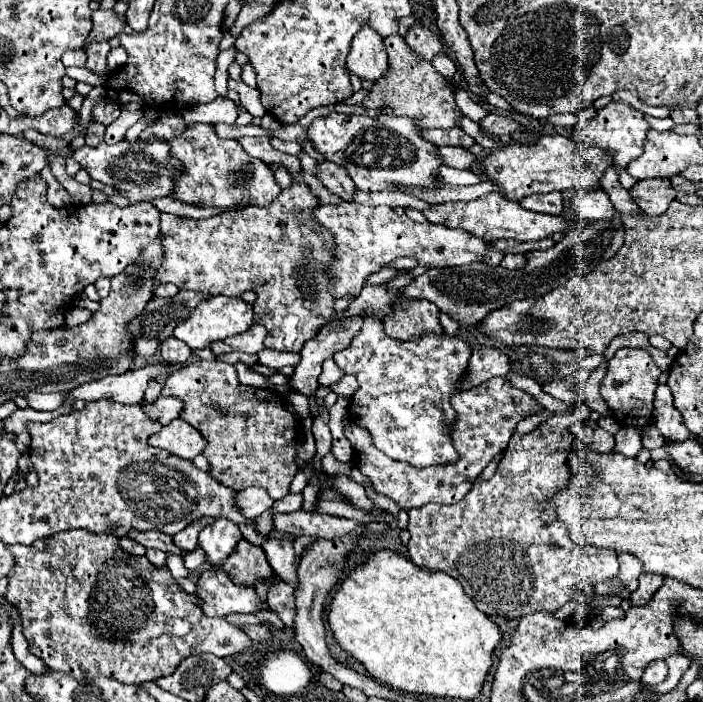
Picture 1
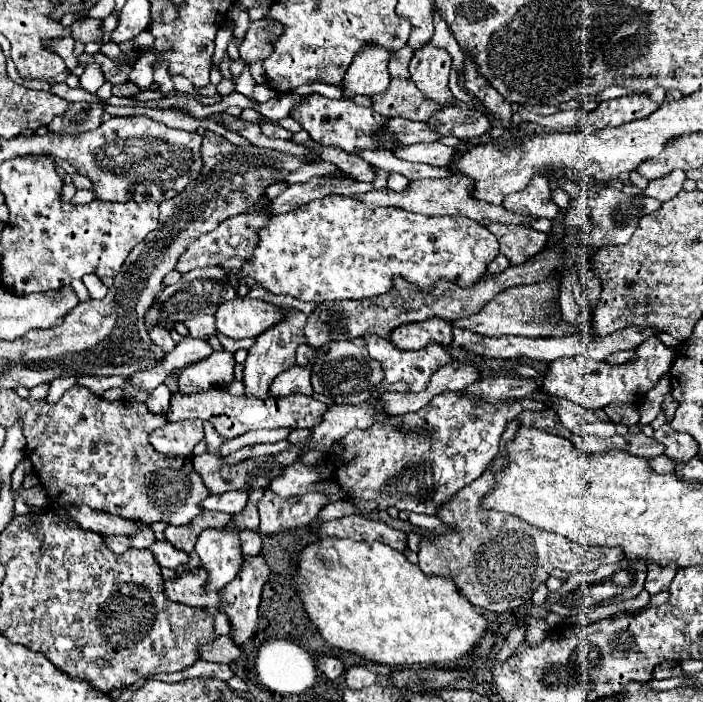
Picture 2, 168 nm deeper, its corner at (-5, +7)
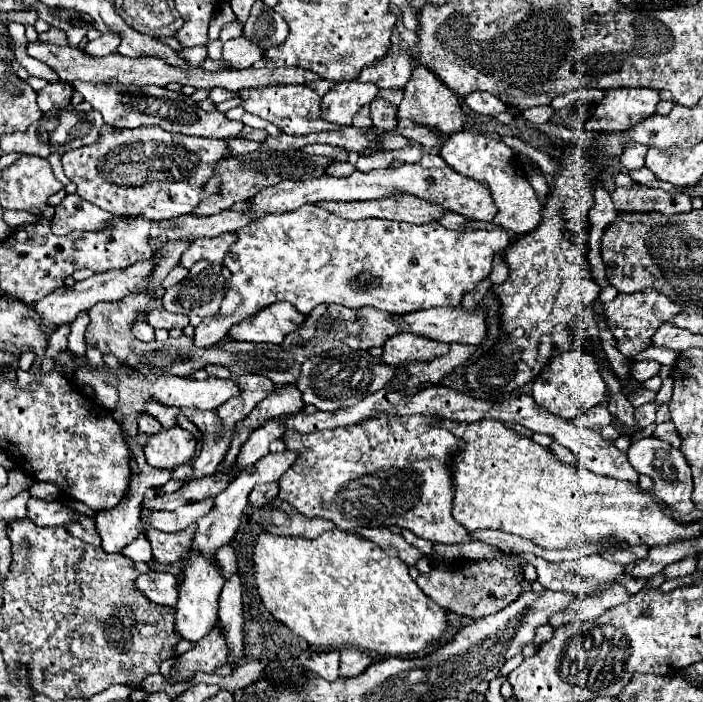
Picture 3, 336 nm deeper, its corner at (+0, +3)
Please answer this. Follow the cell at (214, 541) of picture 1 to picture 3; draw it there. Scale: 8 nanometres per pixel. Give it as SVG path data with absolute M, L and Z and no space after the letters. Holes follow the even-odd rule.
M197 552L191 556L191 562L187 564L187 574L179 588L179 602L175 606L175 634L179 634L183 640L189 640L197 644L203 636L211 632L211 628L217 622L217 600L223 588L223 576L215 566L215 560L207 562Z

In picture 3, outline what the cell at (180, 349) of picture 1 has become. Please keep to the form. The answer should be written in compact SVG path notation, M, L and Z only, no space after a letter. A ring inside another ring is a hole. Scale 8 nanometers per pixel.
M137 320L137 322L133 324L131 332L133 332L135 338L139 338L139 340L143 340L143 342L153 340L153 328L151 328L147 322L143 322L143 320Z

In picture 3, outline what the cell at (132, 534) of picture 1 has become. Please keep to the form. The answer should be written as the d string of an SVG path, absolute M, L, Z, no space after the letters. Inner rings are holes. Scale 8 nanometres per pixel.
M31 496L27 500L27 518L31 518L37 526L65 526L67 522L77 520L79 514L71 512L61 502L45 502Z

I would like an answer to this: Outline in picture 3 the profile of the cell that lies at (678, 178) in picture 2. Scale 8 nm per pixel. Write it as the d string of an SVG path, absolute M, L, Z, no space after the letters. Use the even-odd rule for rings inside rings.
M645 166L639 168L639 170L631 170L629 176L631 176L635 182L647 184L647 186L651 186L651 188L661 188L661 190L665 190L665 192L677 192L677 190L679 190L679 186L671 186L671 184L667 184L667 182L659 182L659 178L655 178L655 176L651 174L651 170L647 170Z

